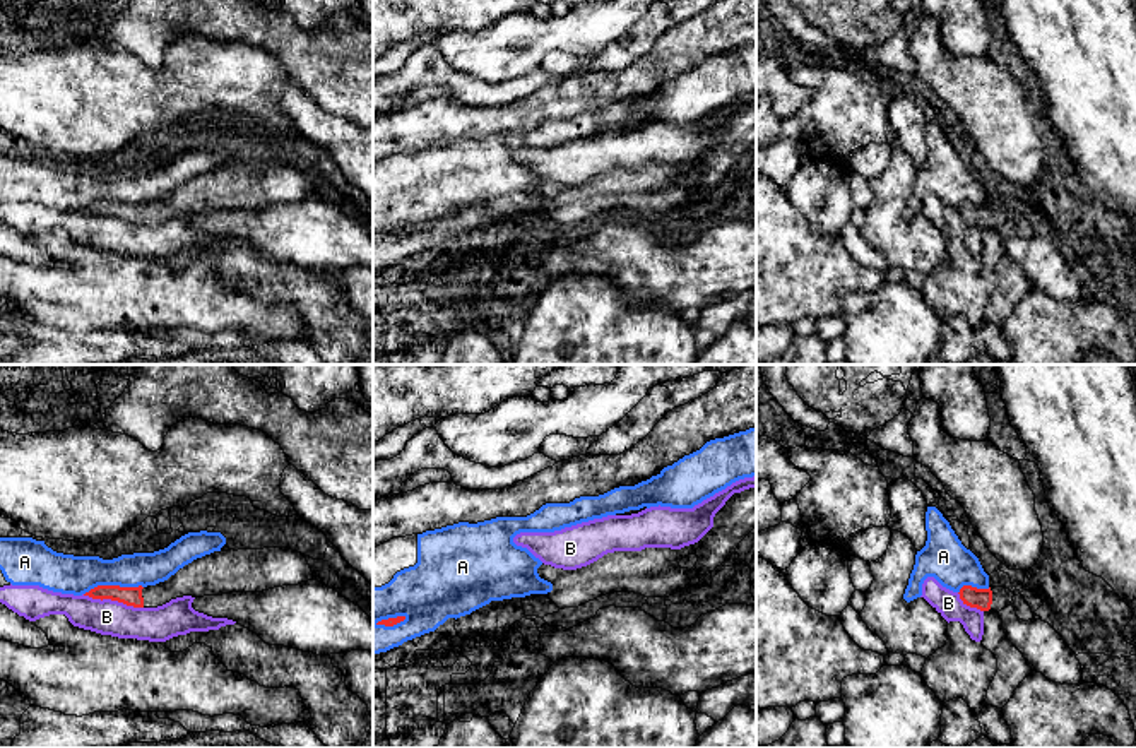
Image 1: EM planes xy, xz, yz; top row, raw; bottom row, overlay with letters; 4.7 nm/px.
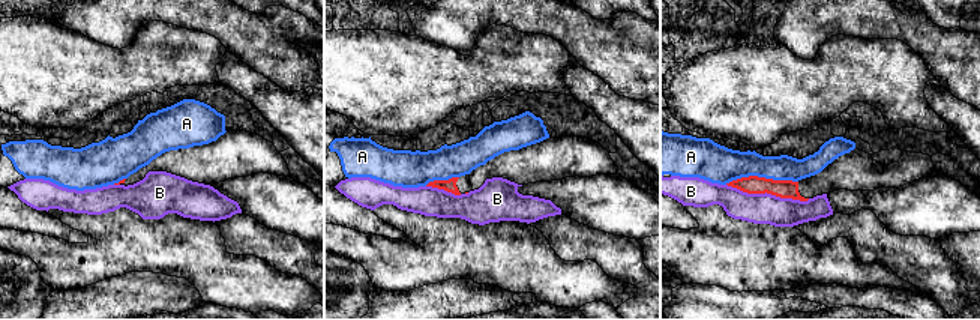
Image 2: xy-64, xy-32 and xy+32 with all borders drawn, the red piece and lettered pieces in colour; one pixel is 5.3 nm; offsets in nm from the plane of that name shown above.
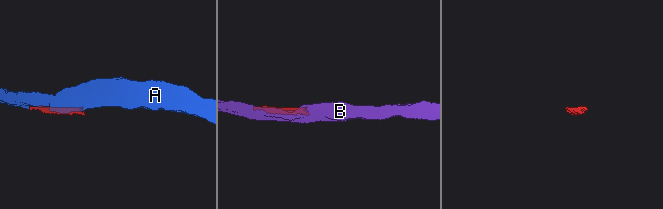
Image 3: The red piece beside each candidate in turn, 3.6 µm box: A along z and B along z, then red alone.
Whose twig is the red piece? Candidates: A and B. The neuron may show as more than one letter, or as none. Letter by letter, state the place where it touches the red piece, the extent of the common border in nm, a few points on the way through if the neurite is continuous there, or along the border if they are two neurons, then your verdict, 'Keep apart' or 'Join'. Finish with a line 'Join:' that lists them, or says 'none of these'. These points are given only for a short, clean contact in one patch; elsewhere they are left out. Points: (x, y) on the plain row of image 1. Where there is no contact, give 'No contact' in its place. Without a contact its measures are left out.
A: Touches red at xy (113, 202). Shared border 280 nm. Keep apart
B: Touches red at xy (113, 216). Shared border 300 nm. Keep apart
Join: none of these

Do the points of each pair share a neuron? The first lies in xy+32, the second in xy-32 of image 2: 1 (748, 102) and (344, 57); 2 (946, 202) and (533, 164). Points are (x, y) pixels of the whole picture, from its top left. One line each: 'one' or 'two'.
1: one
2: two

